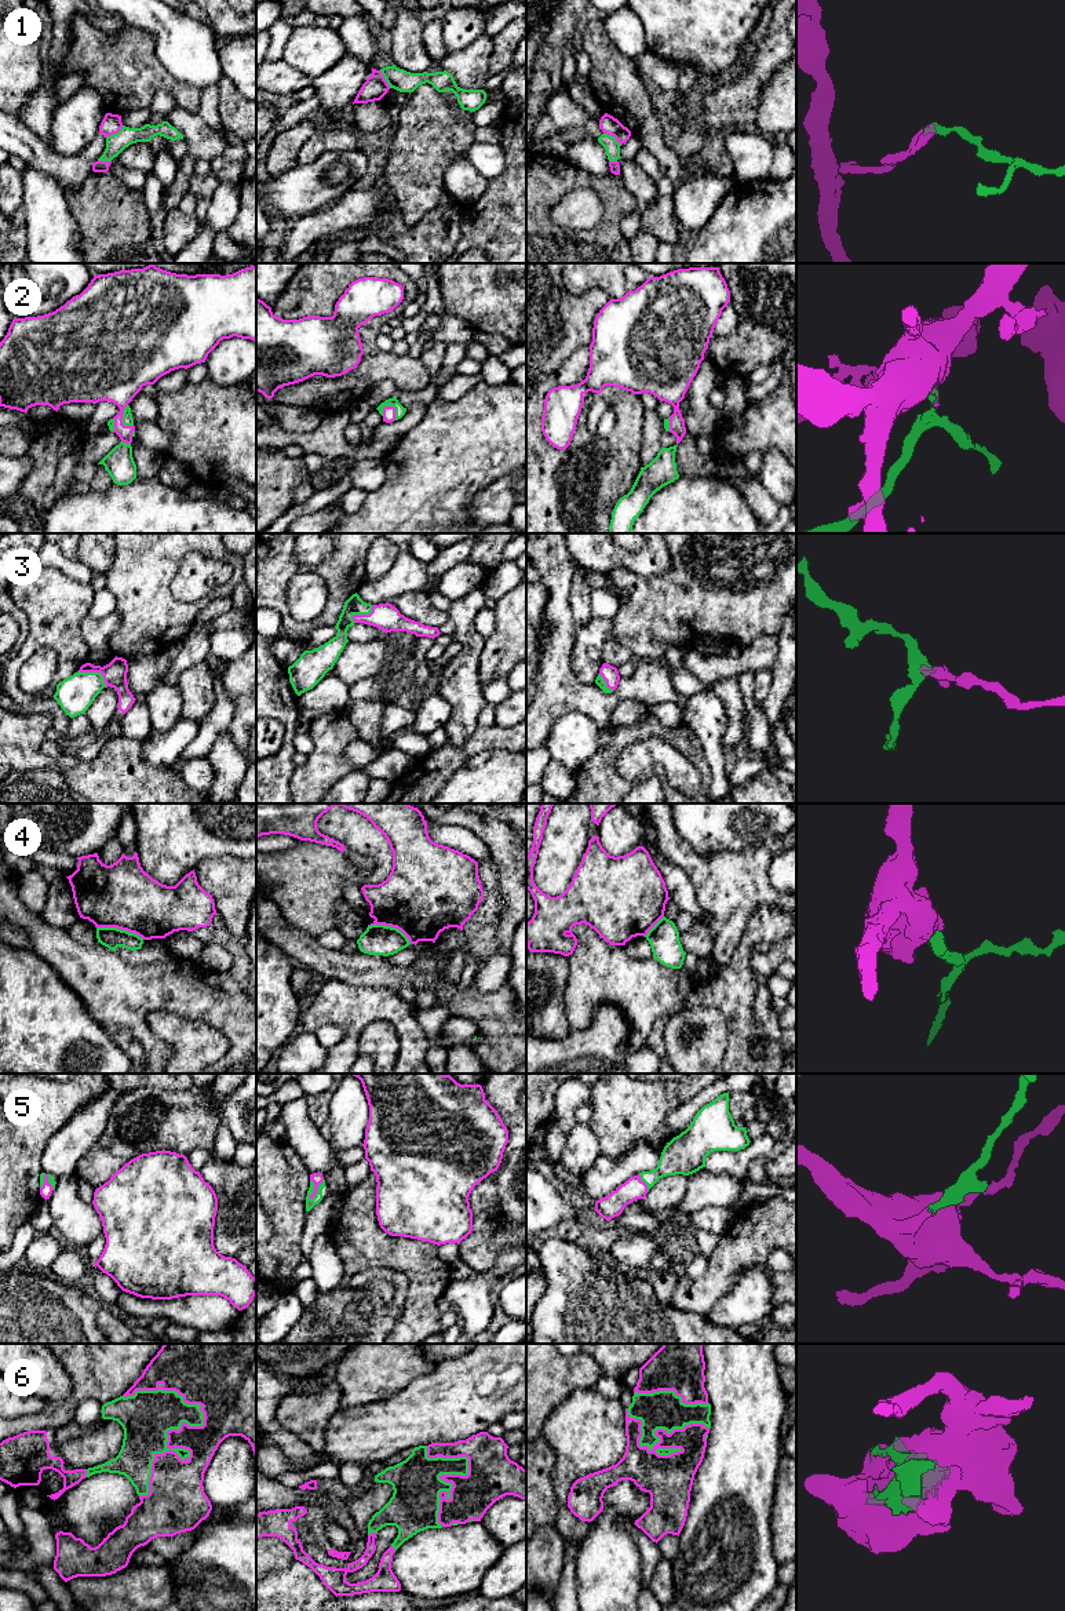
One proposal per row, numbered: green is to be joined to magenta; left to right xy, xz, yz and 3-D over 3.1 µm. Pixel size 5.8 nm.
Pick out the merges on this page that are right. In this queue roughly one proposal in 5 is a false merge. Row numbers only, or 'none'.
1, 2, 3, 5, 6

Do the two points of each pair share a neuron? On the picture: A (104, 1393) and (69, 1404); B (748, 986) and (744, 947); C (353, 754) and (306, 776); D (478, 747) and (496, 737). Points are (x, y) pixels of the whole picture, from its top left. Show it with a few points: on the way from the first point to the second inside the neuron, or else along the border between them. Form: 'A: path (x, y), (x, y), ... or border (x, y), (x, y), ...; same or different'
A: path (95, 1392), (81, 1392), (77, 1396); same
B: path (744, 976), (744, 957); same
C: border (358, 737), (345, 753), (356, 769); different
D: path (482, 743), (492, 737); same

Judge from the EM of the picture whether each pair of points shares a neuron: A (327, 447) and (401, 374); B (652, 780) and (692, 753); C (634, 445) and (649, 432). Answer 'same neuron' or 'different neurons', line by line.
A: different neurons
B: different neurons
C: different neurons

